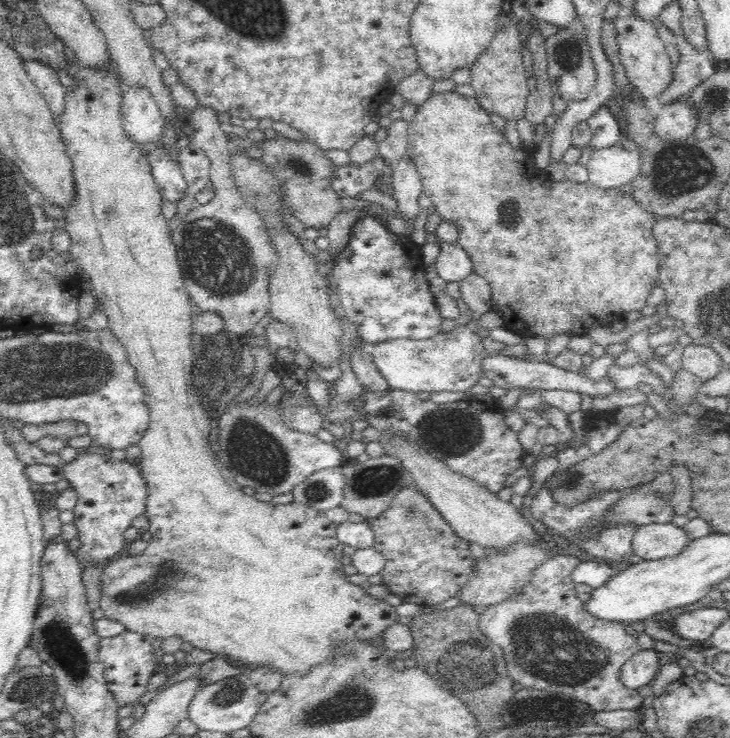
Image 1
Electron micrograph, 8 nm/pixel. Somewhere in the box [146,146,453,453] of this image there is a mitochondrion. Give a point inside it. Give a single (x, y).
(217, 258)

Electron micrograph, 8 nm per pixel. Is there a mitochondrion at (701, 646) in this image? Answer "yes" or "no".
no

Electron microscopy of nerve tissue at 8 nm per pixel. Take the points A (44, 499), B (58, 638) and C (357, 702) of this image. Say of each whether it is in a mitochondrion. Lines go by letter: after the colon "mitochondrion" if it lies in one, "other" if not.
A: other
B: mitochondrion
C: mitochondrion

